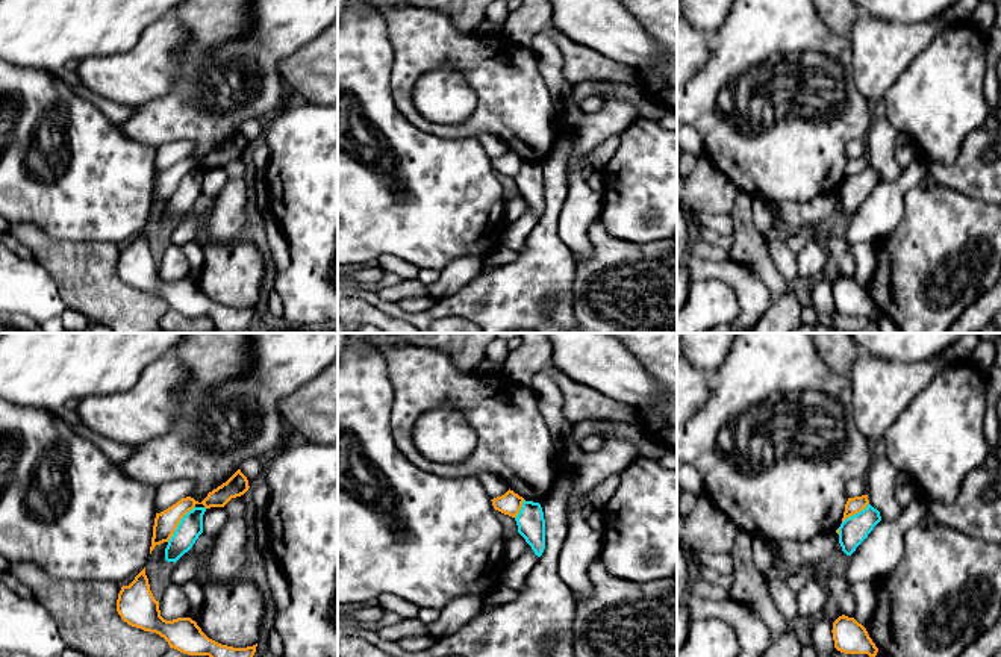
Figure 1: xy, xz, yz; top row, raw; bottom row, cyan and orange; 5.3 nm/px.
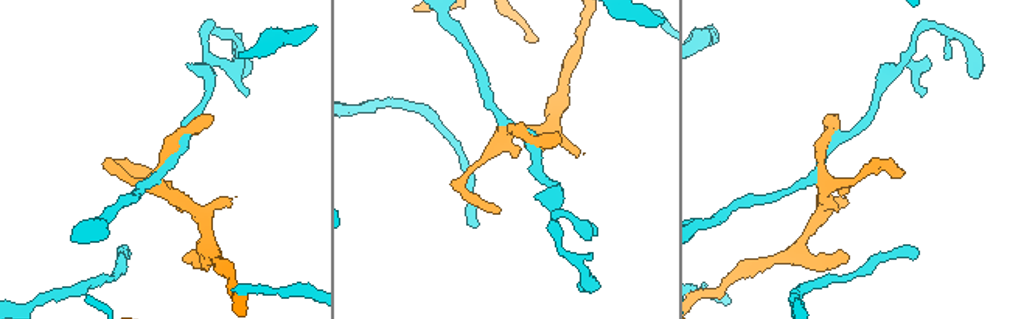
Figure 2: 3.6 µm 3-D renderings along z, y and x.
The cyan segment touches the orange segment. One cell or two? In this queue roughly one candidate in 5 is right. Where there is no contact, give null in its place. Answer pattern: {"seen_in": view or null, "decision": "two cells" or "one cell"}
{"seen_in": "xy", "decision": "two cells"}

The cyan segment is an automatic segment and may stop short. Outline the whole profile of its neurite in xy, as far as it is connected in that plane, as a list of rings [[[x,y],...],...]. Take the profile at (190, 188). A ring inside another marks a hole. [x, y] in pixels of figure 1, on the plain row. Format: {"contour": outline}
{"contour": [[[194,168],[180,180],[165,209],[167,223],[176,224],[185,213],[192,209],[198,197],[203,194],[204,173],[206,168]]]}

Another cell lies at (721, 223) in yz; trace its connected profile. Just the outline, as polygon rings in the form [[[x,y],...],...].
[[[698,213],[698,224],[722,236],[730,236],[734,232],[734,218],[731,213]]]

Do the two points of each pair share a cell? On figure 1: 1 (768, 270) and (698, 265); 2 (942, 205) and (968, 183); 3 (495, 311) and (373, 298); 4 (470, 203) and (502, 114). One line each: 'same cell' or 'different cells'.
1: different cells
2: different cells
3: same cell
4: different cells

